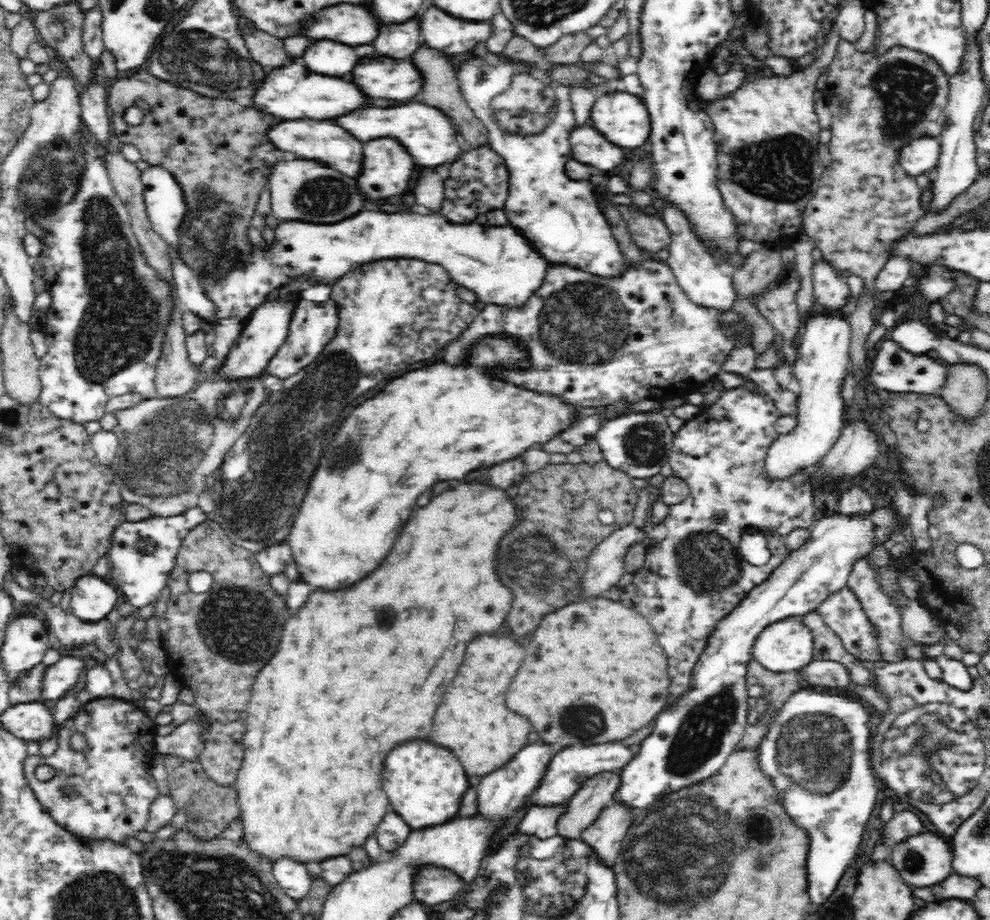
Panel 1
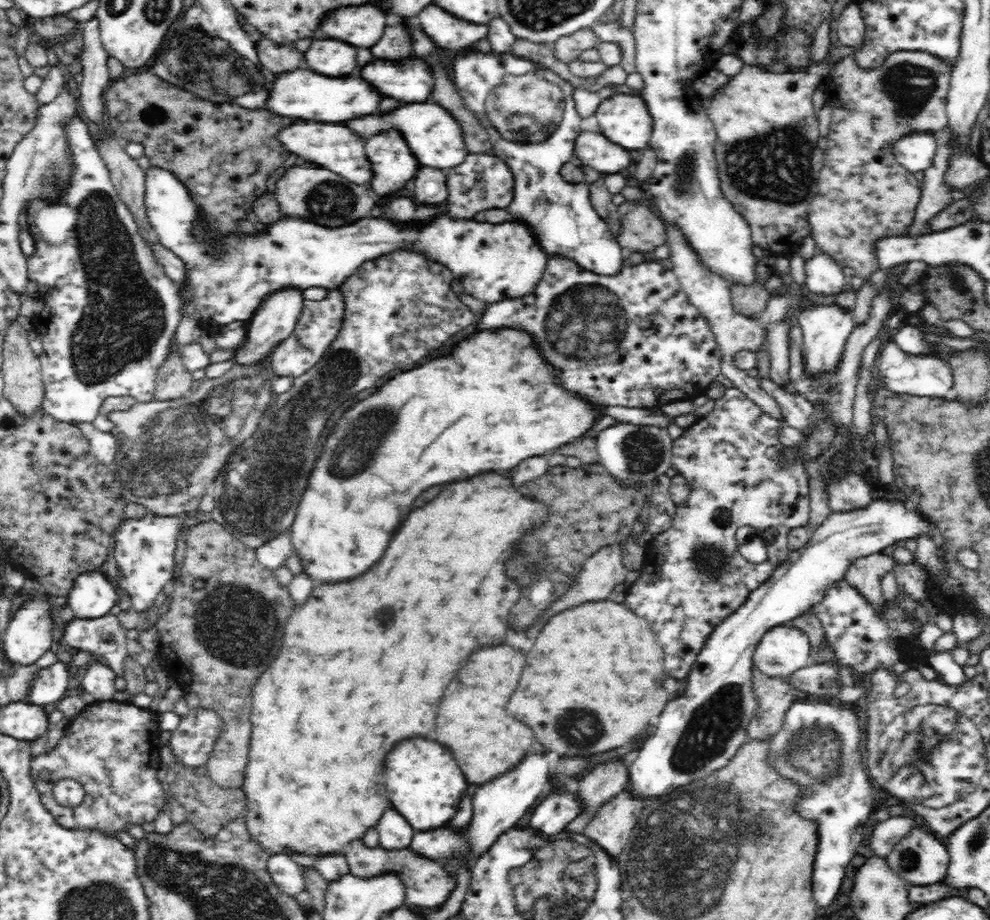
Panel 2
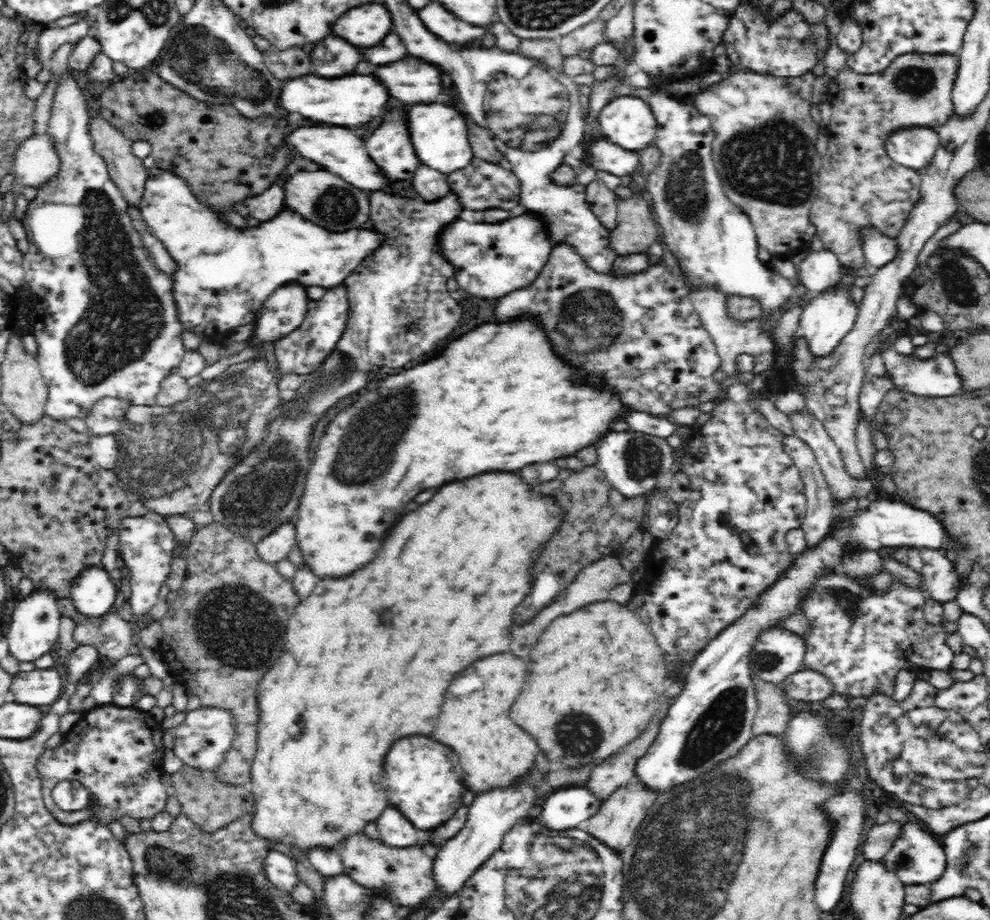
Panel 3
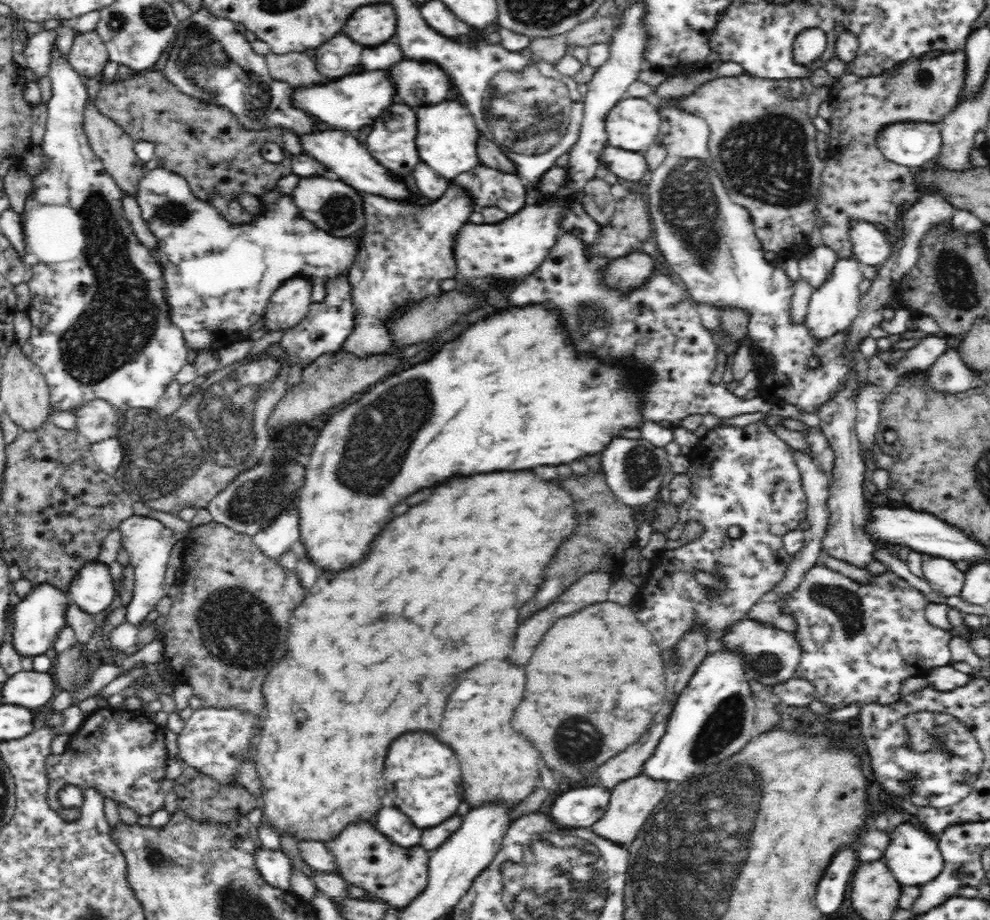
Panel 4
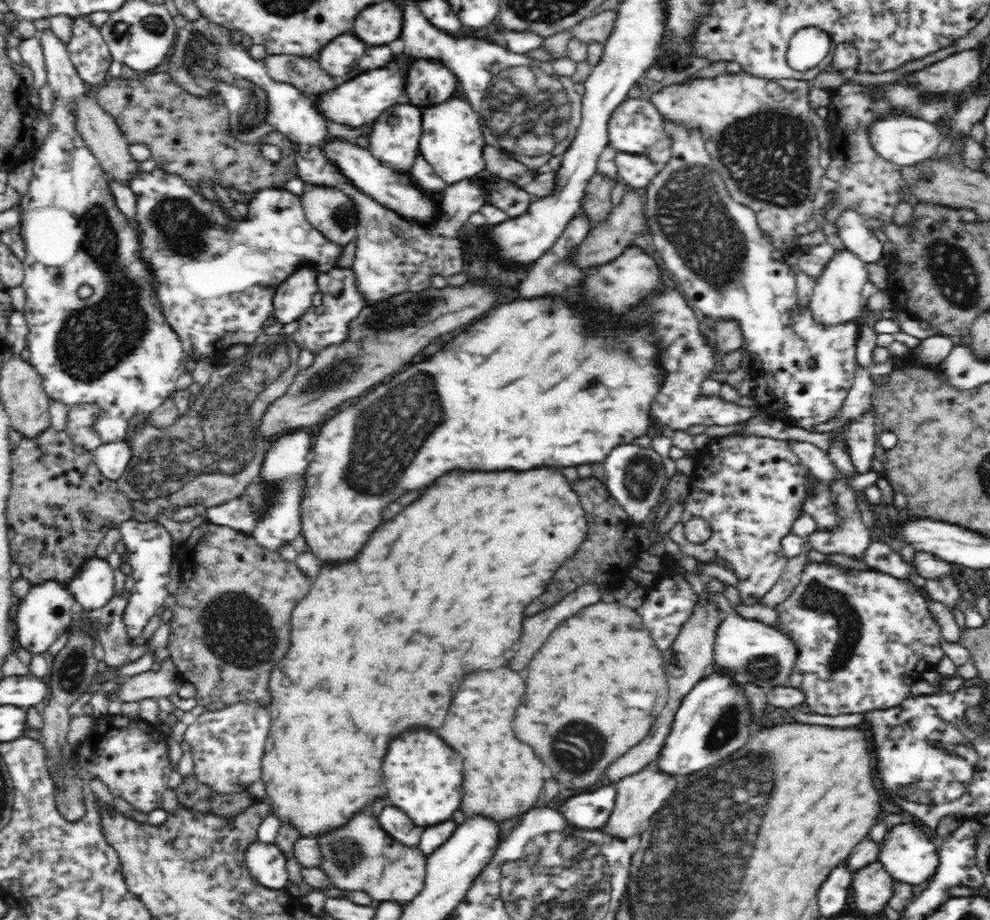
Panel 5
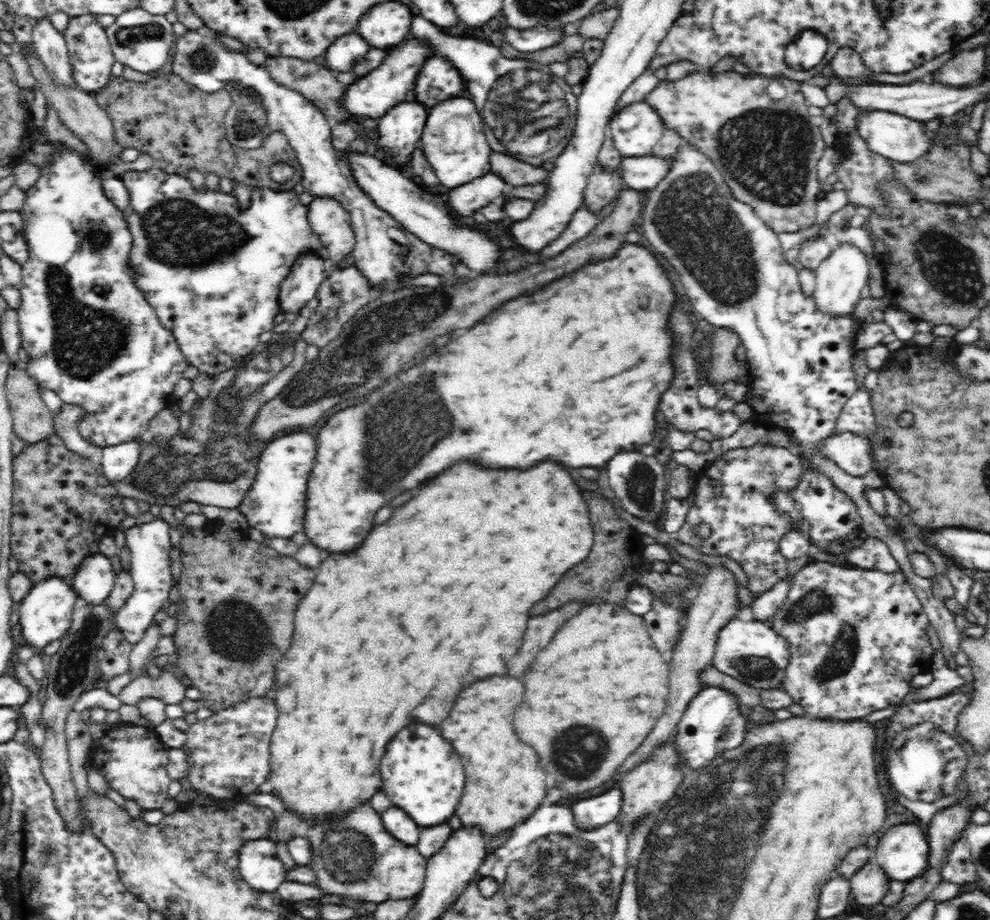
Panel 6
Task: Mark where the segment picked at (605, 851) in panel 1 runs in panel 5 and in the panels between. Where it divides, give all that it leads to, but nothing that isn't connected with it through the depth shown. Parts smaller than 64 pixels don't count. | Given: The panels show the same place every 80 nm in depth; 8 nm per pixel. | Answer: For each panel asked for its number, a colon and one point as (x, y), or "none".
2: (610, 828)
3: (615, 824)
4: (631, 802)
5: (638, 796)

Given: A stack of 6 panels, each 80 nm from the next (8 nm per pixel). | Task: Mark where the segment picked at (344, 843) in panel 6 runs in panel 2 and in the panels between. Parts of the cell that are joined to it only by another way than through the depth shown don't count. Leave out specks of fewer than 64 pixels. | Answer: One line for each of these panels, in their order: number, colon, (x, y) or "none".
2: (428, 883)
3: (409, 872)
4: (390, 872)
5: (357, 856)

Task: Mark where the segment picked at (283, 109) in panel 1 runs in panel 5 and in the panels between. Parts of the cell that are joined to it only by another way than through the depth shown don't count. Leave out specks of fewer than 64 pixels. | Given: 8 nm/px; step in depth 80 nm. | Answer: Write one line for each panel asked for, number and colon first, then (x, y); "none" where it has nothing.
2: (302, 94)
3: (349, 101)
4: (355, 101)
5: (361, 100)

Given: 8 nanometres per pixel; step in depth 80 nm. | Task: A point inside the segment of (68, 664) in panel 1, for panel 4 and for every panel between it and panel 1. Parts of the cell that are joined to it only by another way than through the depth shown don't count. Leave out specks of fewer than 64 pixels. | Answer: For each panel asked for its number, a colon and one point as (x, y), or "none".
2: (49, 686)
3: (37, 688)
4: (31, 689)

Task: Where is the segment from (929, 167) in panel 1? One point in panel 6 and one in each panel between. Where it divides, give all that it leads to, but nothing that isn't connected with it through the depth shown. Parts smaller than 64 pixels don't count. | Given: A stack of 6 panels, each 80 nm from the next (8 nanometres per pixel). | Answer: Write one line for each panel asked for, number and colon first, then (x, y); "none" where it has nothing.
2: (916, 153)
3: (914, 149)
4: (912, 145)
5: (905, 141)
6: (900, 139)

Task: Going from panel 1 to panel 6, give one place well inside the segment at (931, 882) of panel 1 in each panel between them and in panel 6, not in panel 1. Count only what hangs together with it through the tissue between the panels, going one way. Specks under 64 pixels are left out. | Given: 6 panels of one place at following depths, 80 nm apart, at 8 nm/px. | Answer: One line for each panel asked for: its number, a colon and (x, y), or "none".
2: (921, 858)
3: (917, 857)
4: (913, 855)
5: (908, 853)
6: (903, 852)

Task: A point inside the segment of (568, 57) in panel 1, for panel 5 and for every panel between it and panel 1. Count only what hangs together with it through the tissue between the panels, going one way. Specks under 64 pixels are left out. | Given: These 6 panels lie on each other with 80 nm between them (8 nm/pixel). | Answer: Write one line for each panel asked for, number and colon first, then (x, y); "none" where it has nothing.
2: (567, 48)
3: (588, 36)
4: (600, 29)
5: (597, 28)

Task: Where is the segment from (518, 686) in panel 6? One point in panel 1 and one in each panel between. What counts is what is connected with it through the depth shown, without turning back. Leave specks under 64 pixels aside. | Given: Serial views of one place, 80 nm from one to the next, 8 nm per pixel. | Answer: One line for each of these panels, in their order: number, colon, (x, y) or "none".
1: (473, 721)
2: (473, 722)
3: (493, 751)
4: (477, 725)
5: (501, 778)

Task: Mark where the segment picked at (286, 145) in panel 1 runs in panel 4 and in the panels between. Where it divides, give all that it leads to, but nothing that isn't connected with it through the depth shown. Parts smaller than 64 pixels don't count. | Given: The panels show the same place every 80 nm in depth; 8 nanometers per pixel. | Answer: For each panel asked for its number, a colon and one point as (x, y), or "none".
2: (333, 147)
3: (339, 151)
4: (341, 154)

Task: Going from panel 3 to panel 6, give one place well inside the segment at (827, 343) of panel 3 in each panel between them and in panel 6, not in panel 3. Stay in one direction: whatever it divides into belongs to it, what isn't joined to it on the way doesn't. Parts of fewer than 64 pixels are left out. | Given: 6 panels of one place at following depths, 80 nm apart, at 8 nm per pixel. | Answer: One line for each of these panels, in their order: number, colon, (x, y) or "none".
4: (834, 305)
5: (836, 298)
6: (840, 278)

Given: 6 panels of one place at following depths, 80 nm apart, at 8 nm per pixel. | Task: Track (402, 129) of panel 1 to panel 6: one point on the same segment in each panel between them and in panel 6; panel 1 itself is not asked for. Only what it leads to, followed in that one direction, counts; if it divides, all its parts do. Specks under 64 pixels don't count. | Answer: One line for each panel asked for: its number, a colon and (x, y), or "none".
2: (434, 137)
3: (440, 136)
4: (446, 141)
5: (451, 142)
6: (453, 139)

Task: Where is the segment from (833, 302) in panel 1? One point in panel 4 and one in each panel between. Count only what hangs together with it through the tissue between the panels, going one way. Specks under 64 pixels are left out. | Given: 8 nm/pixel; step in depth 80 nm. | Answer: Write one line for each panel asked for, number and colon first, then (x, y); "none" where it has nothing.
2: (824, 276)
3: (819, 271)
4: (815, 266)

